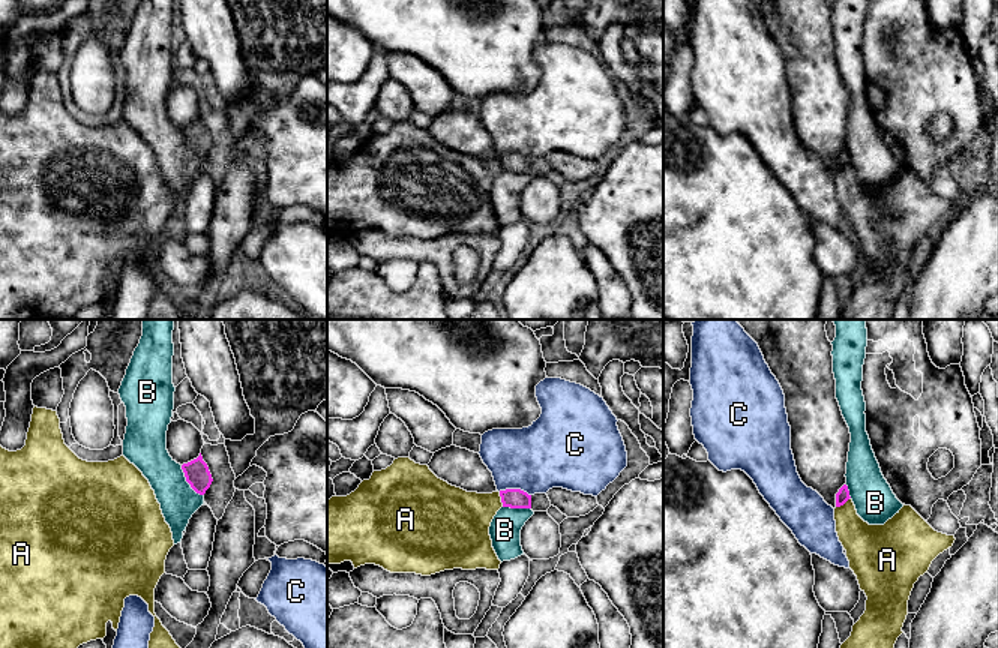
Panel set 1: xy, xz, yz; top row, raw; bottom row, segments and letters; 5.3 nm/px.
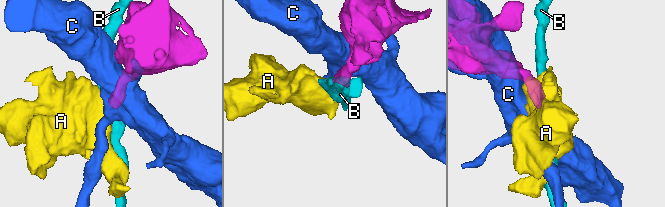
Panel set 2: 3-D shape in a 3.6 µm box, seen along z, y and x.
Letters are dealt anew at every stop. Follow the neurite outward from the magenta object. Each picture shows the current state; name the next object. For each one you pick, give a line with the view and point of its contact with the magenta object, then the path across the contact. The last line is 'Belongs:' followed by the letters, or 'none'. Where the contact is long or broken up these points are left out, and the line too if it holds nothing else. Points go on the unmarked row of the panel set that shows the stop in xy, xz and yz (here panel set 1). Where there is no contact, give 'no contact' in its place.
Belongs: none

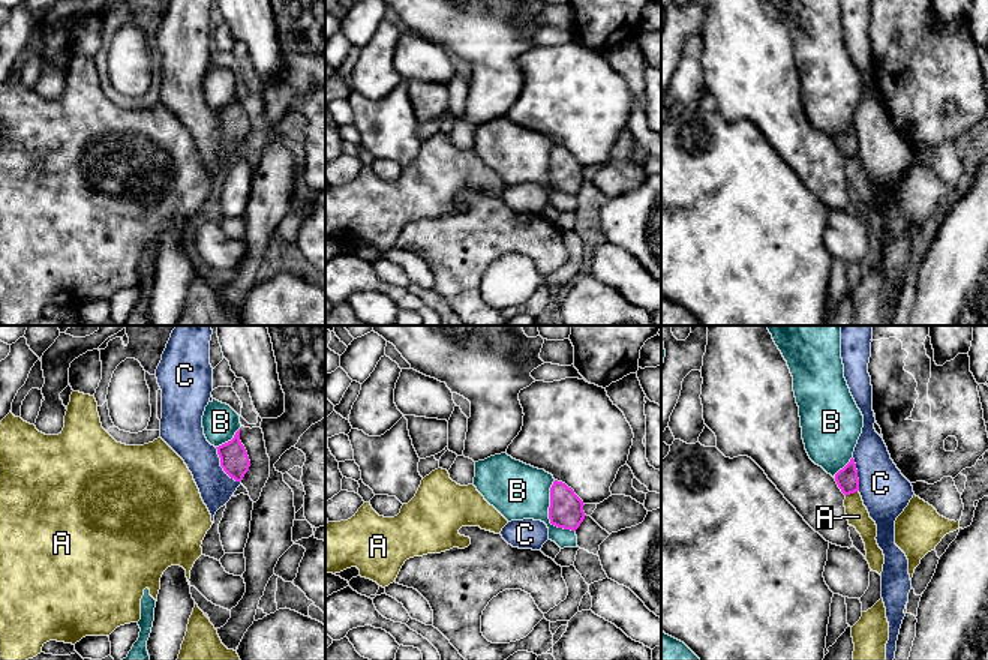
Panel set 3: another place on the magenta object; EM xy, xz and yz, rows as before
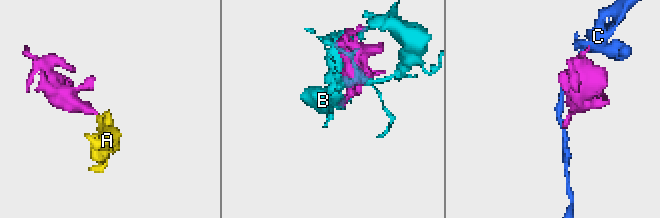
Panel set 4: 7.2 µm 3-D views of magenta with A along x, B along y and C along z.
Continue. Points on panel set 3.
Belongs: none

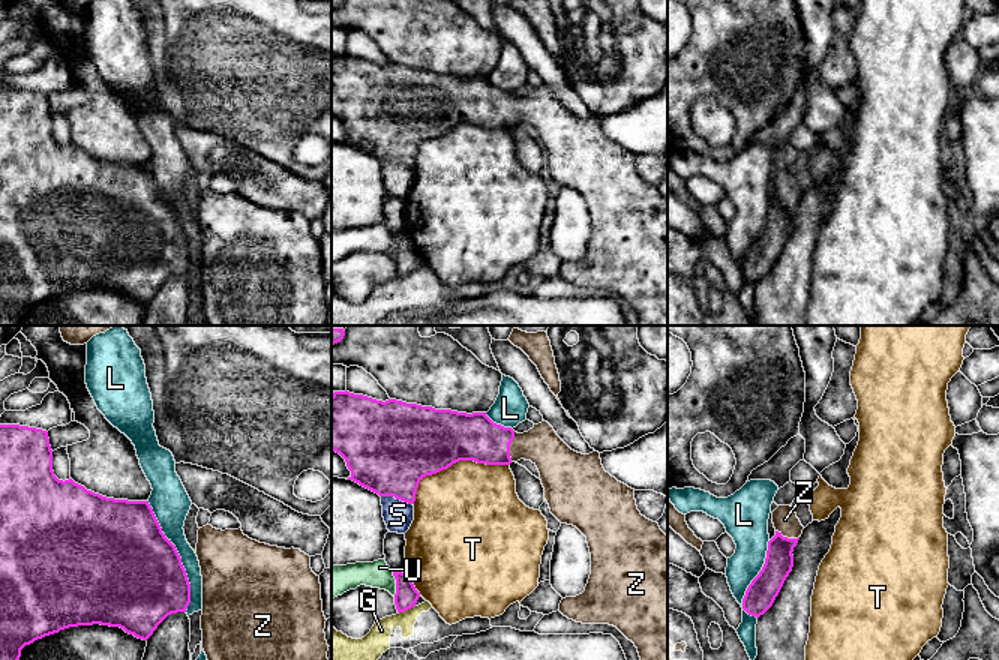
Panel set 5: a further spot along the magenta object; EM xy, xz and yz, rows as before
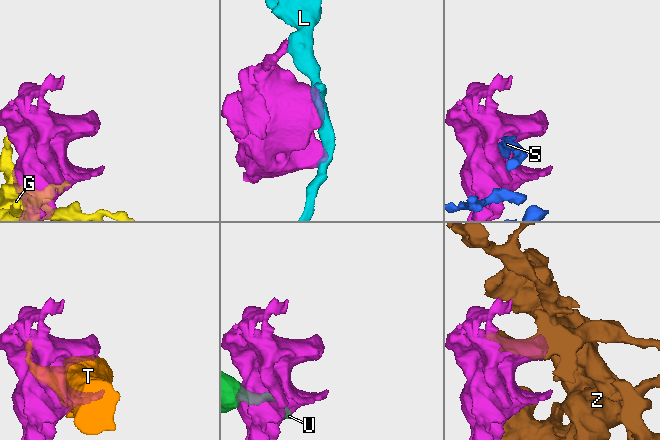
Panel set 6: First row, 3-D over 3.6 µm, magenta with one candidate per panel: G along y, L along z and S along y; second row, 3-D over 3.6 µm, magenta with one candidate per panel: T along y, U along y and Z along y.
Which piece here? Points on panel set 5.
Z: xz (509, 111)
Belongs: Z

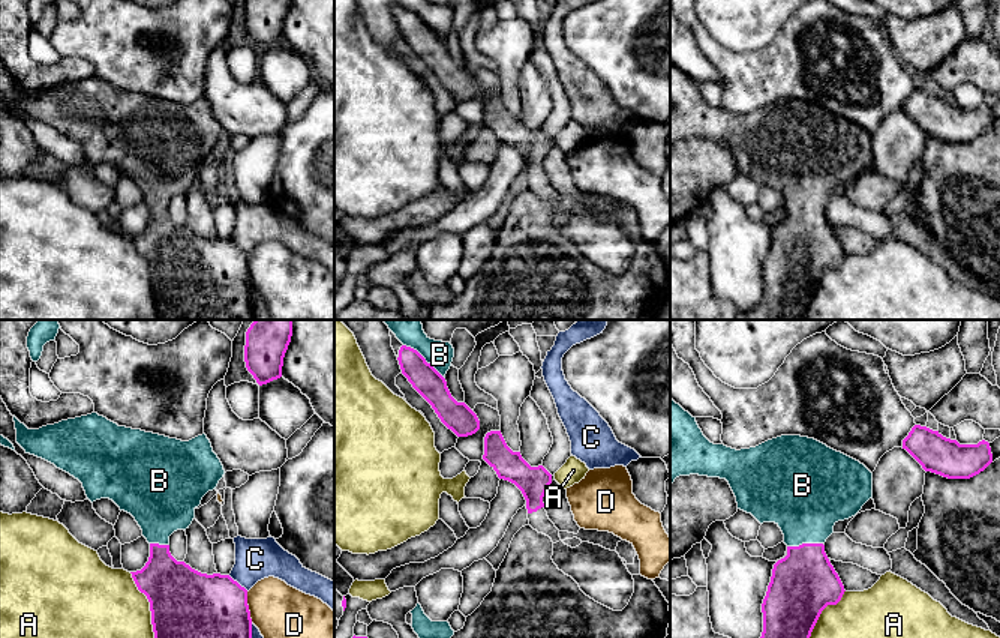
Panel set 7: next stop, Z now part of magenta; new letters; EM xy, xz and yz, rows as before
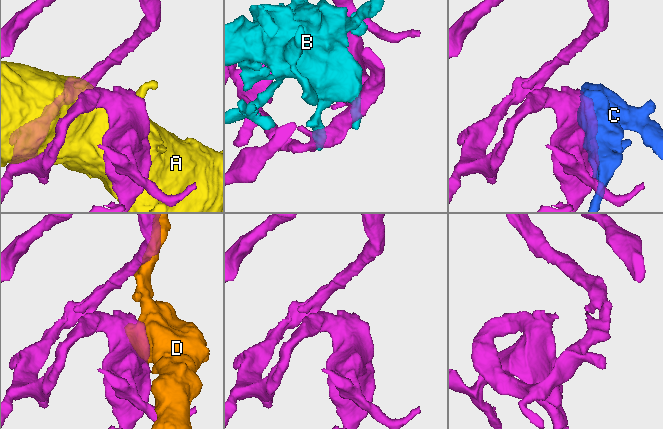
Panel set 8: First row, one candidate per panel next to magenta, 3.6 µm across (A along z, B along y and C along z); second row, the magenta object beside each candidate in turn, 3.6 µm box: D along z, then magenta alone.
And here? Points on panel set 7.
B: xz (425, 23)
Belongs: B

